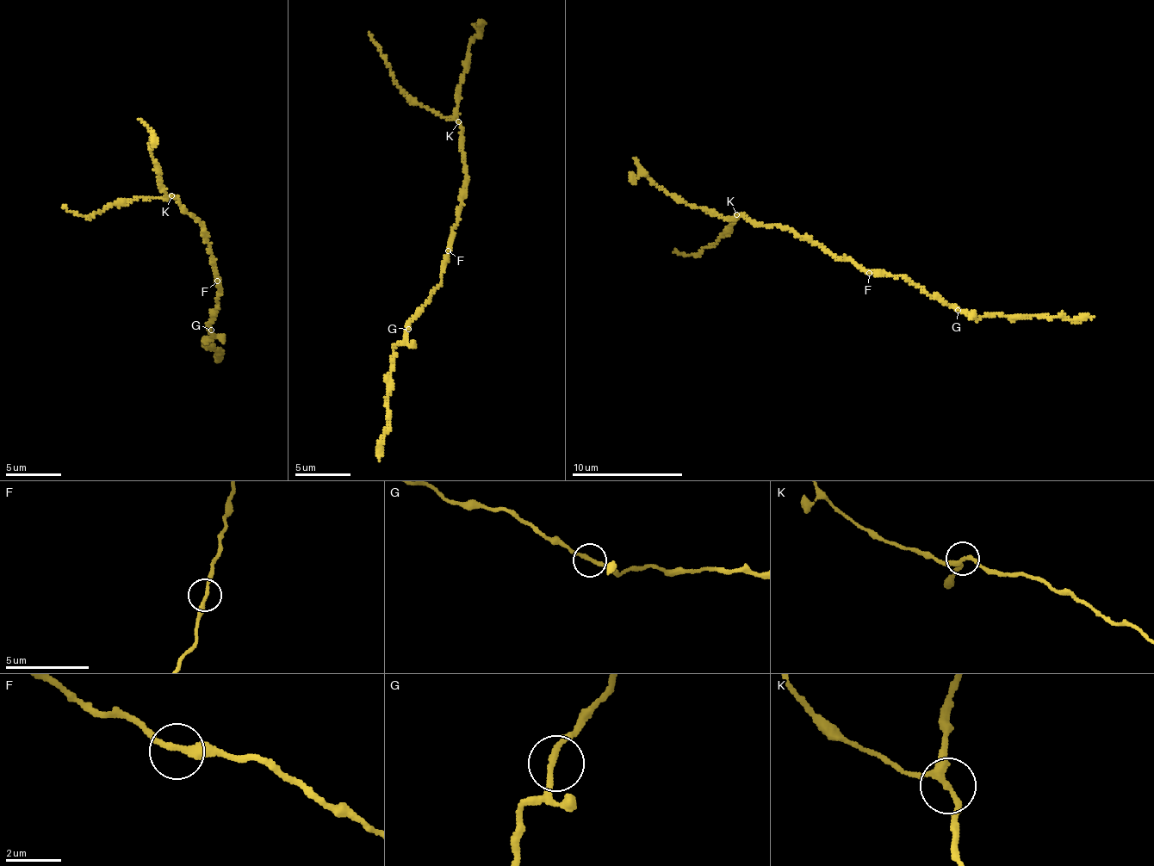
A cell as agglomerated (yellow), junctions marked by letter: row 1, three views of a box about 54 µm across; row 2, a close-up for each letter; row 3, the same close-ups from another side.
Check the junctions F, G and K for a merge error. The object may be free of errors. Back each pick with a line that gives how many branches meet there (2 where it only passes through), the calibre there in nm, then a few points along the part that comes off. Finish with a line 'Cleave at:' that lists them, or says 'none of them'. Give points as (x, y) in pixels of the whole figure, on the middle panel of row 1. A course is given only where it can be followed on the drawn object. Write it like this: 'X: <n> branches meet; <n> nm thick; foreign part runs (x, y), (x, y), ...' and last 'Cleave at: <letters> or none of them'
Cleave at: none of them

